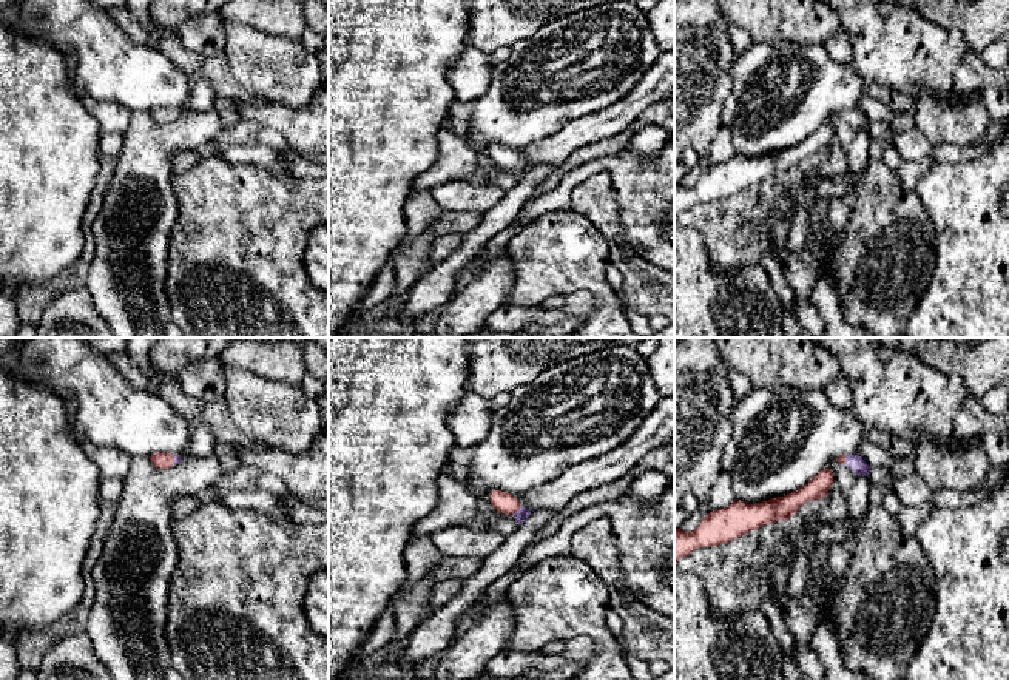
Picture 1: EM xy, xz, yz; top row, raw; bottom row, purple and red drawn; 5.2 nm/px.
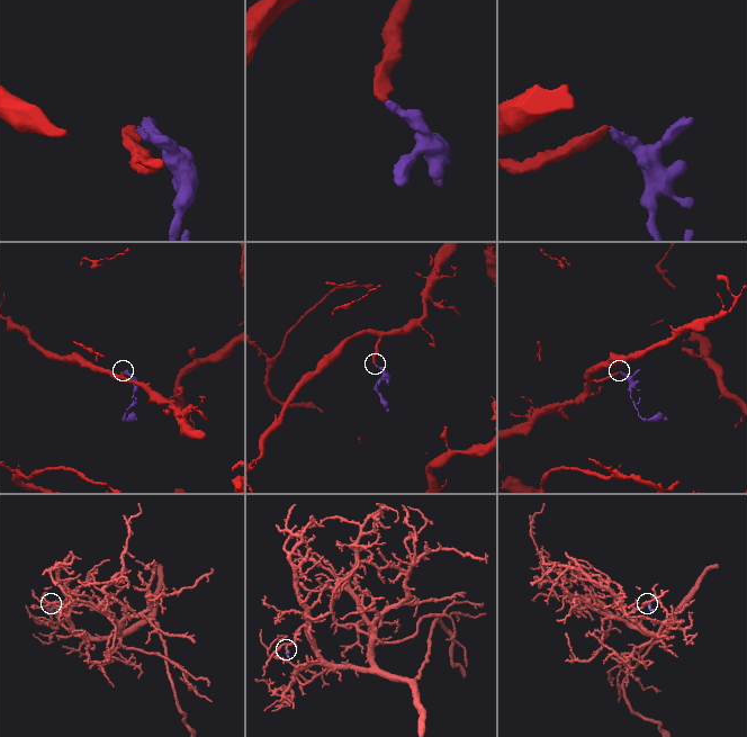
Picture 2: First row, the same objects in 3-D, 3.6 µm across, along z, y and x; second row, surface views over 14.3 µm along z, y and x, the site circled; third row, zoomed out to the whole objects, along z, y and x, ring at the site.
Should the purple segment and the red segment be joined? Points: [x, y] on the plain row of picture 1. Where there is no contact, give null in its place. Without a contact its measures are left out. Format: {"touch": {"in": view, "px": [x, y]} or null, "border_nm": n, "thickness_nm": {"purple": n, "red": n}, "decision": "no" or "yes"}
{"touch": {"in": "xz", "px": [517, 165]}, "border_nm": 70, "thickness_nm": {"purple": 70, "red": 110}, "decision": "yes"}

